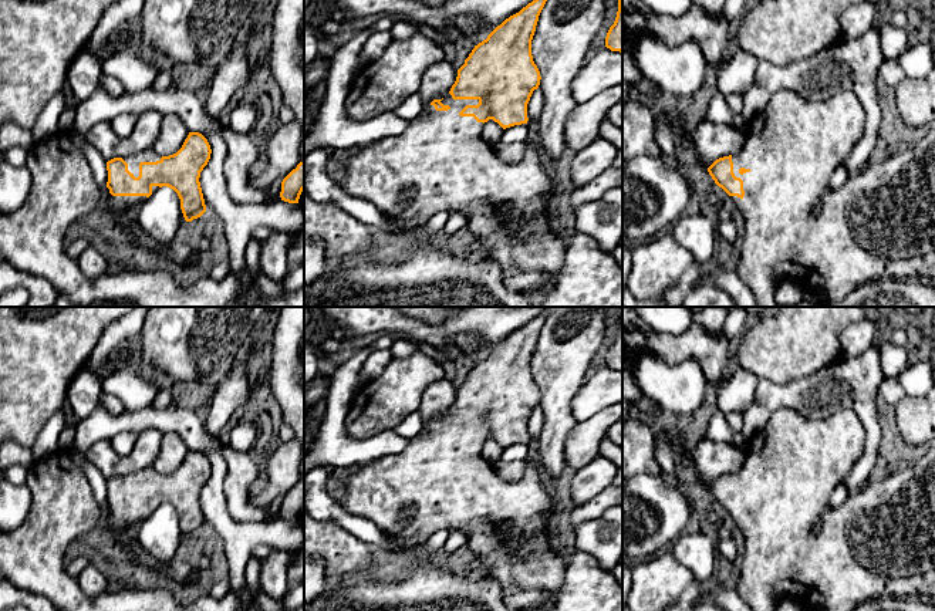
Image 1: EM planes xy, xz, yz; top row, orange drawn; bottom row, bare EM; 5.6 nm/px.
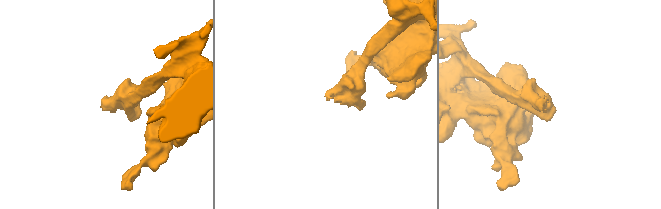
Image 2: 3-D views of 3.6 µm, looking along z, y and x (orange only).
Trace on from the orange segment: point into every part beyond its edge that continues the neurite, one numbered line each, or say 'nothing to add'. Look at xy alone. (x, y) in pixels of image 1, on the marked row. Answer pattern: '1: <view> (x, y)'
1: xy (148, 155)

